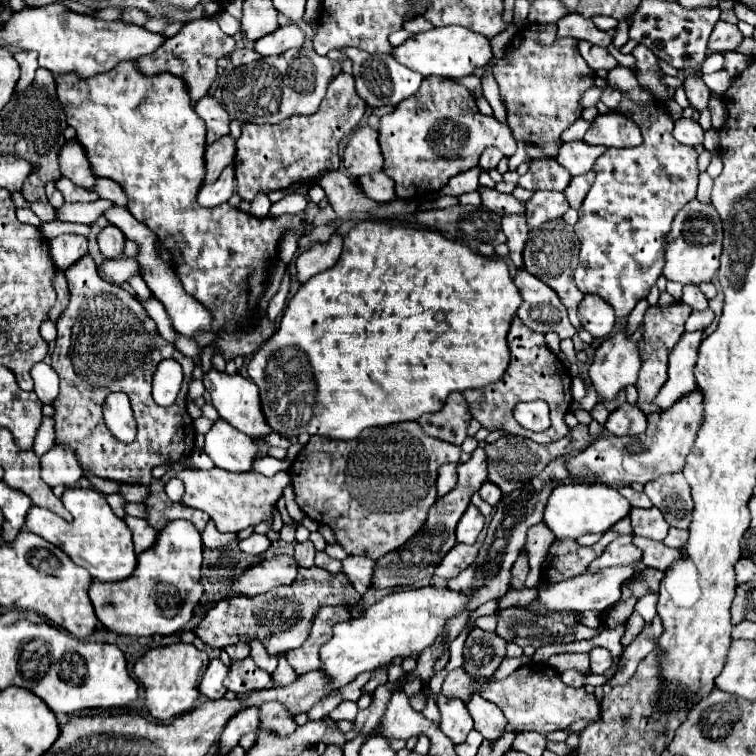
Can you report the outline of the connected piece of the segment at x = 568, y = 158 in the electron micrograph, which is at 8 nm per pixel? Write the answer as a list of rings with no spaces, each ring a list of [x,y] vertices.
[[[583,140],[565,142],[559,150],[557,162],[569,170],[571,176],[579,176],[591,170],[593,162],[605,152],[605,146],[589,146]]]

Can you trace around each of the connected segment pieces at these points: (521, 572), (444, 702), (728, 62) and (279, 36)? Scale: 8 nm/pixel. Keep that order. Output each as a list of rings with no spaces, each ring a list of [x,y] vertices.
[[[521,552],[519,558],[517,558],[517,562],[511,568],[511,588],[515,588],[515,590],[523,588],[523,582],[527,578],[527,572],[529,572],[529,562],[525,558],[525,552]]]
[[[437,694],[437,706],[441,712],[441,732],[455,744],[465,742],[467,734],[473,730],[473,720],[465,710],[465,704],[457,698],[445,698],[443,694]]]
[[[723,52],[723,58],[725,58],[725,70],[731,74],[731,76],[737,76],[741,70],[745,70],[745,66],[749,64],[747,56],[739,54],[739,52]]]
[[[287,24],[287,26],[281,26],[279,30],[275,30],[273,34],[257,40],[253,50],[261,56],[283,54],[289,48],[301,48],[303,38],[305,38],[305,34],[297,24]]]

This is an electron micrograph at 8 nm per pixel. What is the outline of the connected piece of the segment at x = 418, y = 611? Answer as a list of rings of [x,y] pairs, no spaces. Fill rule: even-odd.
[[[427,586],[419,590],[393,592],[369,606],[365,614],[333,626],[333,638],[319,650],[319,670],[329,680],[331,688],[339,690],[341,686],[353,682],[361,672],[371,672],[383,664],[389,664],[397,656],[407,658],[413,652],[421,654],[435,642],[437,634],[445,630],[447,618],[461,614],[467,602],[467,594],[453,592],[449,588]]]

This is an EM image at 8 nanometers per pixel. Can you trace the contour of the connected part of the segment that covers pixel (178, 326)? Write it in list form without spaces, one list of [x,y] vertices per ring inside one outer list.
[[[111,206],[103,216],[105,216],[111,224],[119,226],[119,228],[123,230],[123,234],[125,234],[129,240],[137,242],[139,252],[137,252],[135,260],[137,260],[137,264],[139,264],[139,274],[141,274],[141,278],[145,280],[145,284],[147,284],[147,288],[151,290],[151,294],[165,306],[165,310],[167,310],[167,314],[169,314],[169,318],[171,318],[173,328],[175,328],[177,332],[185,334],[185,336],[193,336],[193,334],[199,332],[199,330],[207,332],[209,326],[211,326],[211,314],[209,314],[209,310],[207,310],[203,304],[199,304],[195,298],[191,298],[191,296],[183,290],[183,286],[181,286],[181,282],[179,282],[179,278],[177,278],[173,266],[171,266],[169,262],[165,262],[165,260],[159,256],[157,236],[155,236],[145,224],[137,222],[137,220],[131,216],[131,212],[129,212],[127,208]]]

